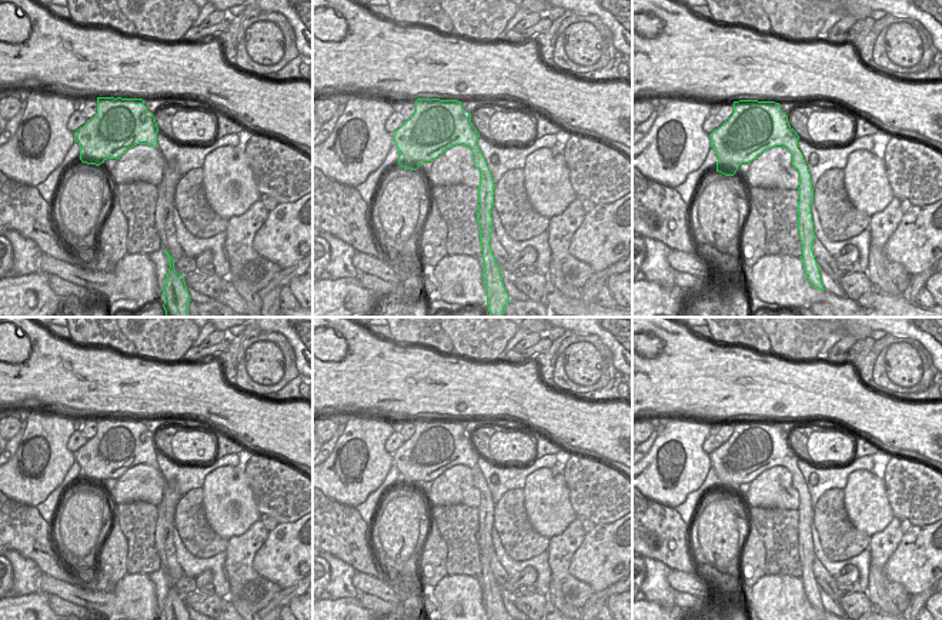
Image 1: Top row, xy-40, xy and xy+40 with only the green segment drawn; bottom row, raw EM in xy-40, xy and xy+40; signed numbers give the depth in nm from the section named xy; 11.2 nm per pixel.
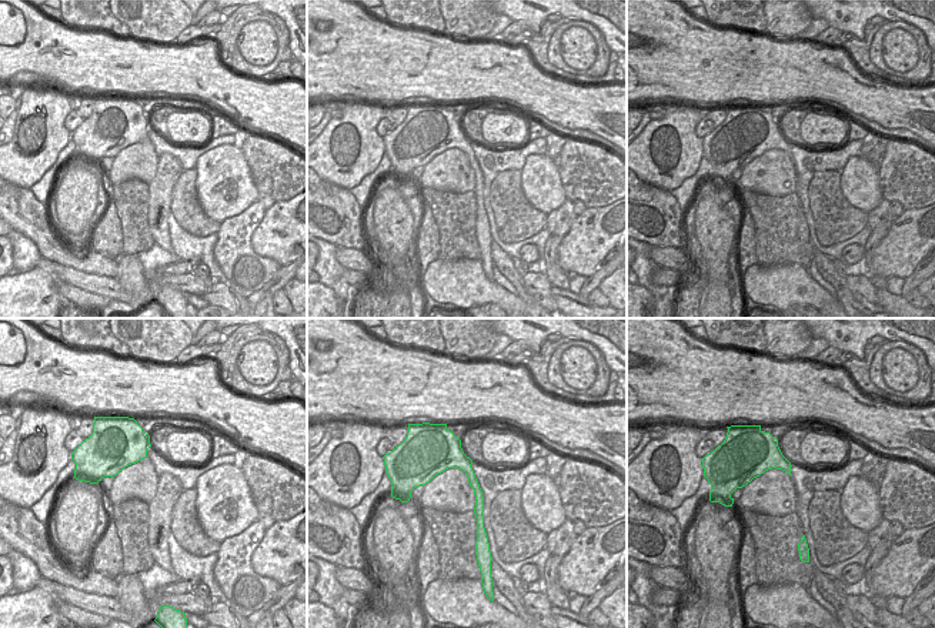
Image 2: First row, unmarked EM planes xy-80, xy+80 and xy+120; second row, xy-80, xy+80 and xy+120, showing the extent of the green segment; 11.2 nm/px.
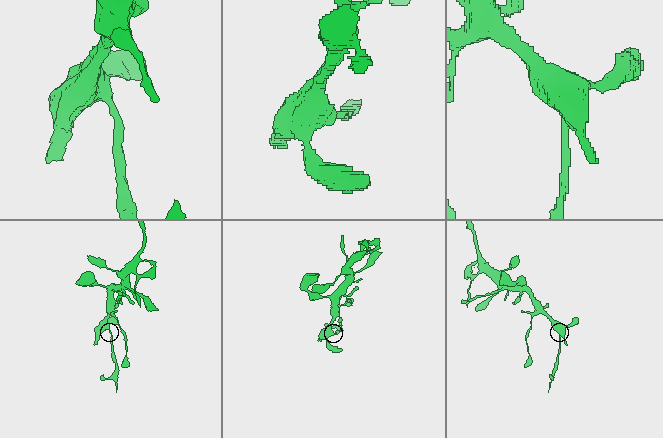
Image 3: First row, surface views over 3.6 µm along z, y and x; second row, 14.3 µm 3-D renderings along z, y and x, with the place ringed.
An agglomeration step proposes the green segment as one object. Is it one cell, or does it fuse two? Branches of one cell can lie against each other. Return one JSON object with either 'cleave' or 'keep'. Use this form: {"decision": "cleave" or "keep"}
{"decision": "cleave"}

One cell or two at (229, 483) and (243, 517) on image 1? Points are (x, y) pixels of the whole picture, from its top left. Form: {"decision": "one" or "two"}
{"decision": "one"}

